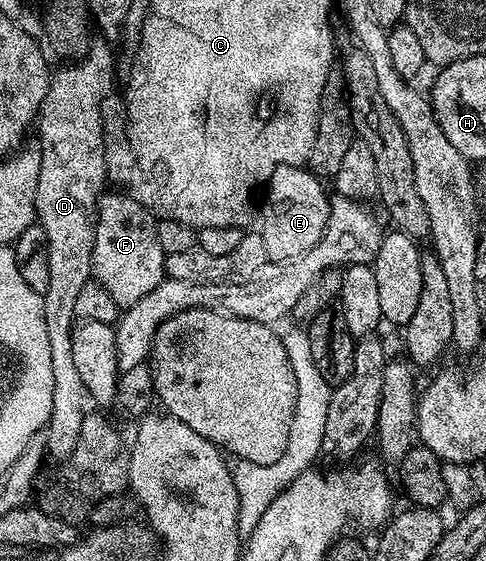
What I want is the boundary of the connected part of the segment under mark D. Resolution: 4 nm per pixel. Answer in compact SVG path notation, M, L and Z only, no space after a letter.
M106 42L91 43L90 49L80 60L67 63L53 73L48 86L48 94L38 113L36 132L42 135L42 165L40 178L36 182L36 220L48 234L48 290L44 293L44 326L48 326L48 347L52 353L52 414L47 422L44 435L46 451L49 459L61 462L69 458L82 429L84 407L84 389L80 382L80 373L72 359L72 334L76 327L76 297L80 289L92 279L92 250L96 242L96 222L98 221L98 197L103 195L107 187L106 179L106 147L102 137L102 119L100 118L100 102L115 91L116 53Z

